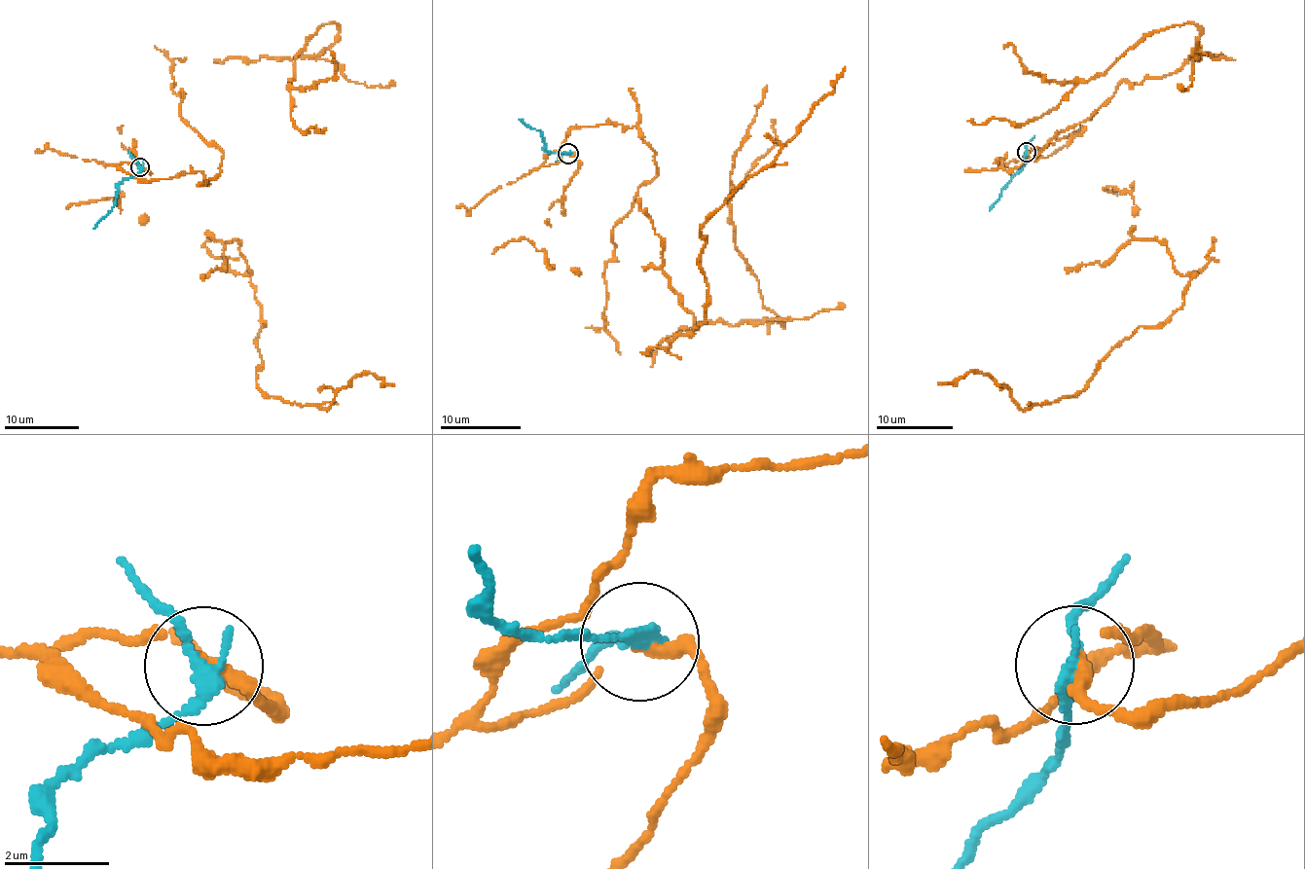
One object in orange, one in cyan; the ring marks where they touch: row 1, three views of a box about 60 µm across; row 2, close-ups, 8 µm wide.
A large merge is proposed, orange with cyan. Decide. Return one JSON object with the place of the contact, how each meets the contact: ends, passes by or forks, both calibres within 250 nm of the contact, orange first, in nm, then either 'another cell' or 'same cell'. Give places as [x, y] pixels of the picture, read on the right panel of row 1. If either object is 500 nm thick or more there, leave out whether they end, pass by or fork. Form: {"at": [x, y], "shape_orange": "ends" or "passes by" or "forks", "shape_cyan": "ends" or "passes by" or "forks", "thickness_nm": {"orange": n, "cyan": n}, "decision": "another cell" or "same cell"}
{"at": [1026, 152], "shape_orange": "passes by", "shape_cyan": "passes by", "thickness_nm": {"orange": 200, "cyan": 240}, "decision": "another cell"}

